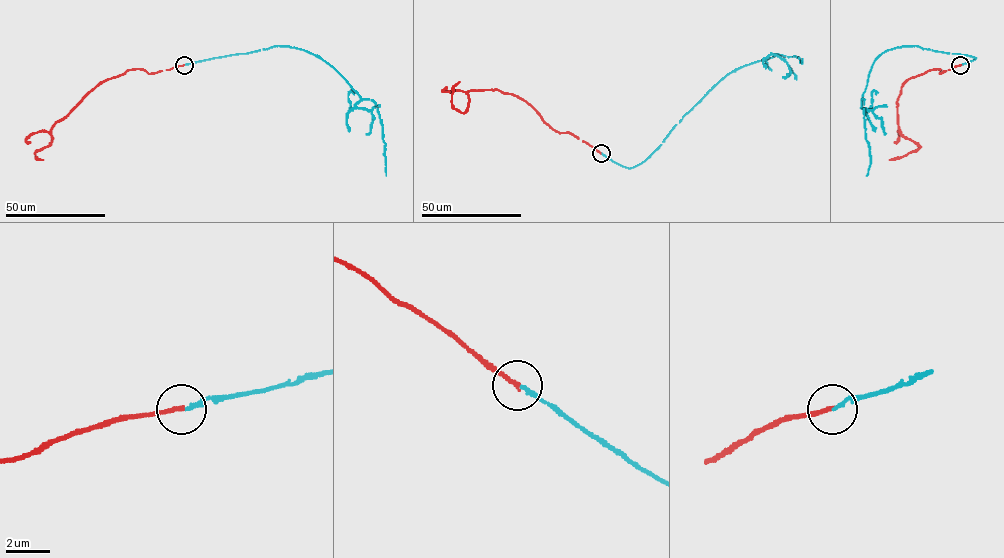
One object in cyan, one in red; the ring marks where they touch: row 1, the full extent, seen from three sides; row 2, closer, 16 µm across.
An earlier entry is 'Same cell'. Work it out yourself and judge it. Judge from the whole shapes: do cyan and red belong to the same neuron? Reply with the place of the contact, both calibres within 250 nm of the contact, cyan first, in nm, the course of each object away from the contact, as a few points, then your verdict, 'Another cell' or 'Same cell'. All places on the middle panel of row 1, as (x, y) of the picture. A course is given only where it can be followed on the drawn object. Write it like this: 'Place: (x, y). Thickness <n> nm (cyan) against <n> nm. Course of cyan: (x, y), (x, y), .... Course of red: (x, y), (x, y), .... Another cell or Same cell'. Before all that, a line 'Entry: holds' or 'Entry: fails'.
Entry: holds
Place: (601, 153). Thickness 150 nm (cyan) against 180 nm. Course of cyan: (601, 153), (633, 168), (655, 151), (728, 74), (776, 55), (796, 56), (802, 63), (802, 59). Course of red: (601, 153), (551, 128), (525, 101), (498, 89), (470, 90), (462, 113), (451, 102), (459, 82). Same cell

